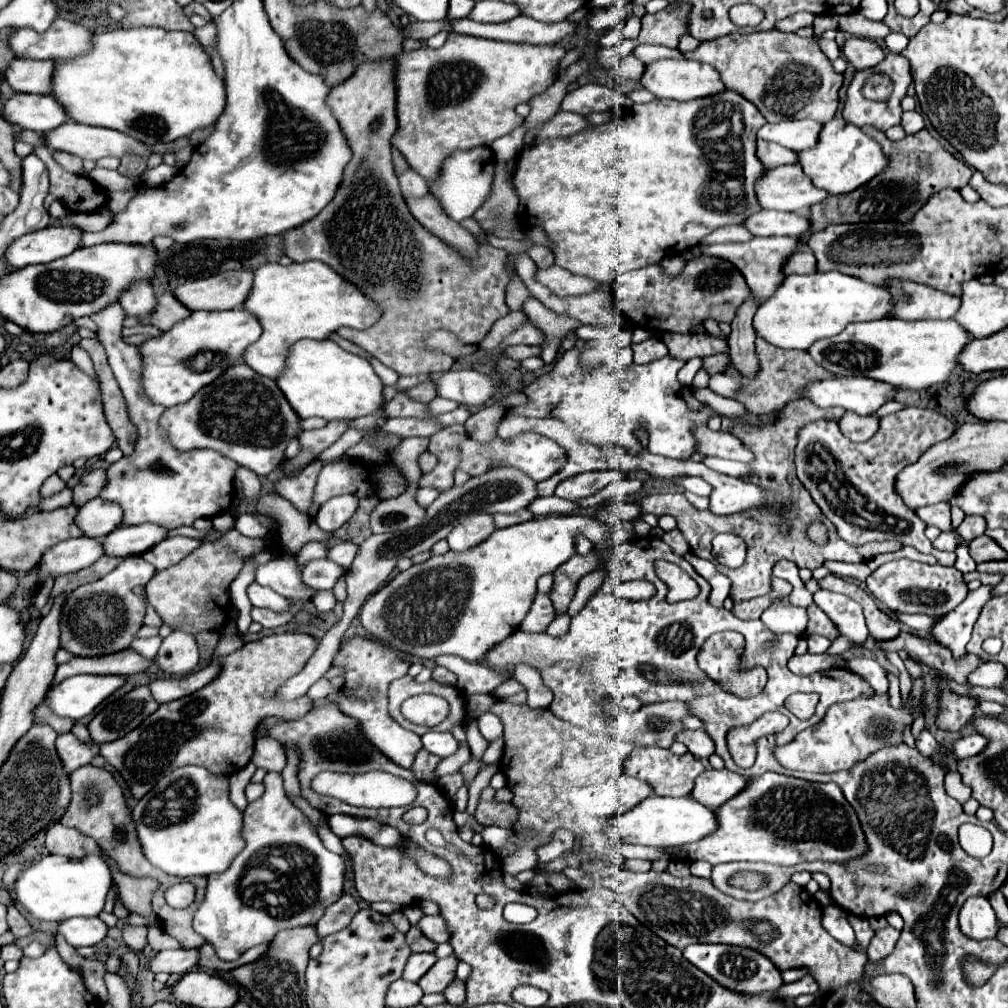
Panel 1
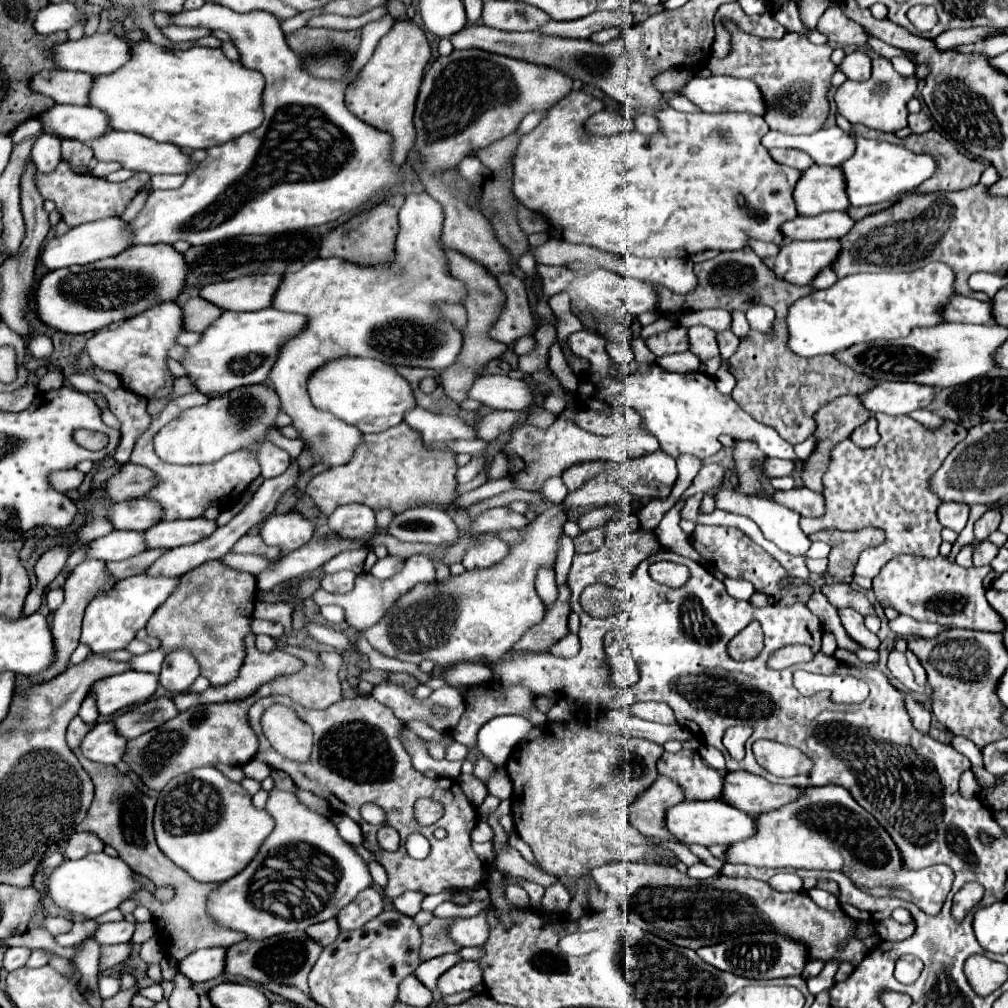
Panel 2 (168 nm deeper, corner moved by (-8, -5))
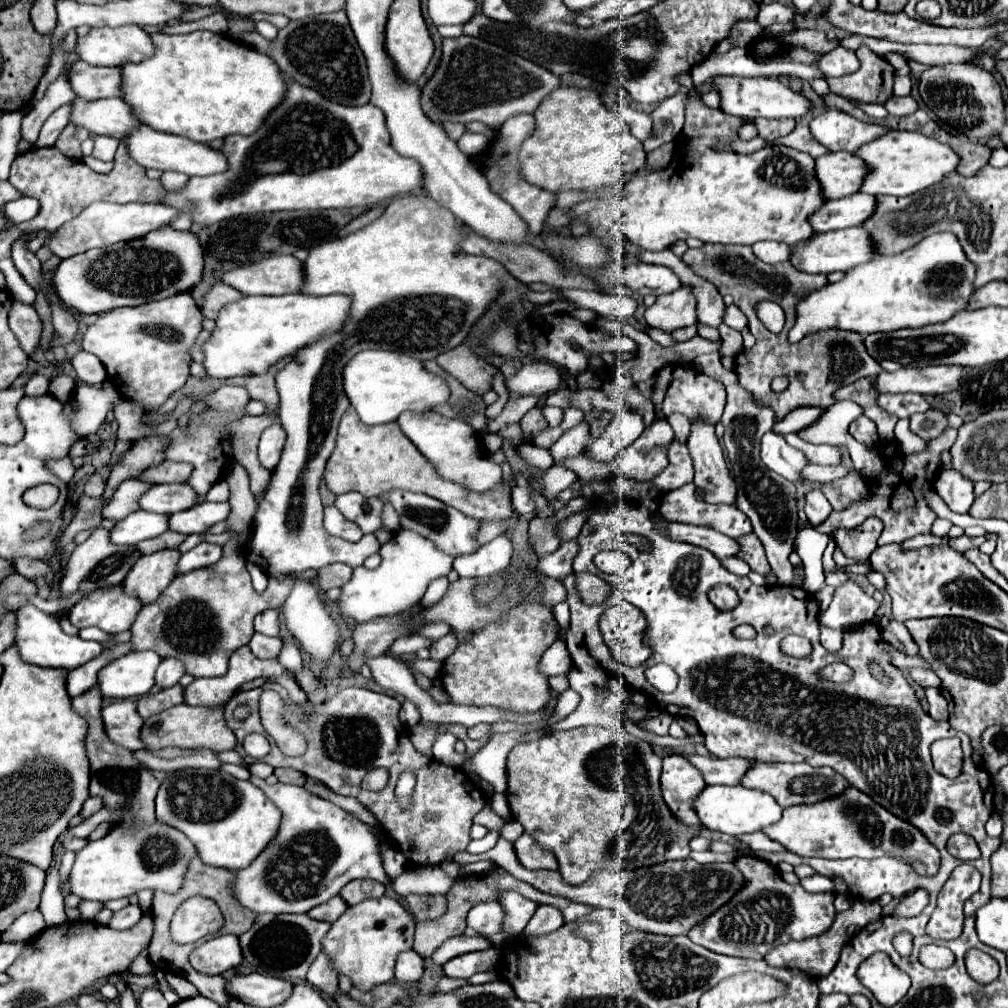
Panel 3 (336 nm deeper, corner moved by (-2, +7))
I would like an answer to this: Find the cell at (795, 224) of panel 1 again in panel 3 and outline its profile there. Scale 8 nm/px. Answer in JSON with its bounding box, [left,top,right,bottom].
[808,194,874,232]

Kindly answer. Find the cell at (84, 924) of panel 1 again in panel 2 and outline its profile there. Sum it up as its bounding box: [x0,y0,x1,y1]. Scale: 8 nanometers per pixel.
[94,922,136,944]

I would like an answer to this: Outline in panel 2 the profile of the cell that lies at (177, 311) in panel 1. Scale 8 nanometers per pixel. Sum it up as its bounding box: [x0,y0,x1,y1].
[184,298,224,332]

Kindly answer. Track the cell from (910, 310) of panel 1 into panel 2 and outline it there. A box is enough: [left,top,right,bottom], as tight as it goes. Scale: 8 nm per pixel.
[944,296,992,324]

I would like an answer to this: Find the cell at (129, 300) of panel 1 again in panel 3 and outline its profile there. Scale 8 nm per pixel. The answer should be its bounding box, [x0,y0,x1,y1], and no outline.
[82,294,202,412]

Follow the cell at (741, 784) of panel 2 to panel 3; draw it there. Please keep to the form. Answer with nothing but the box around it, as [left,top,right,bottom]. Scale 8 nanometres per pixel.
[744,762,850,808]

